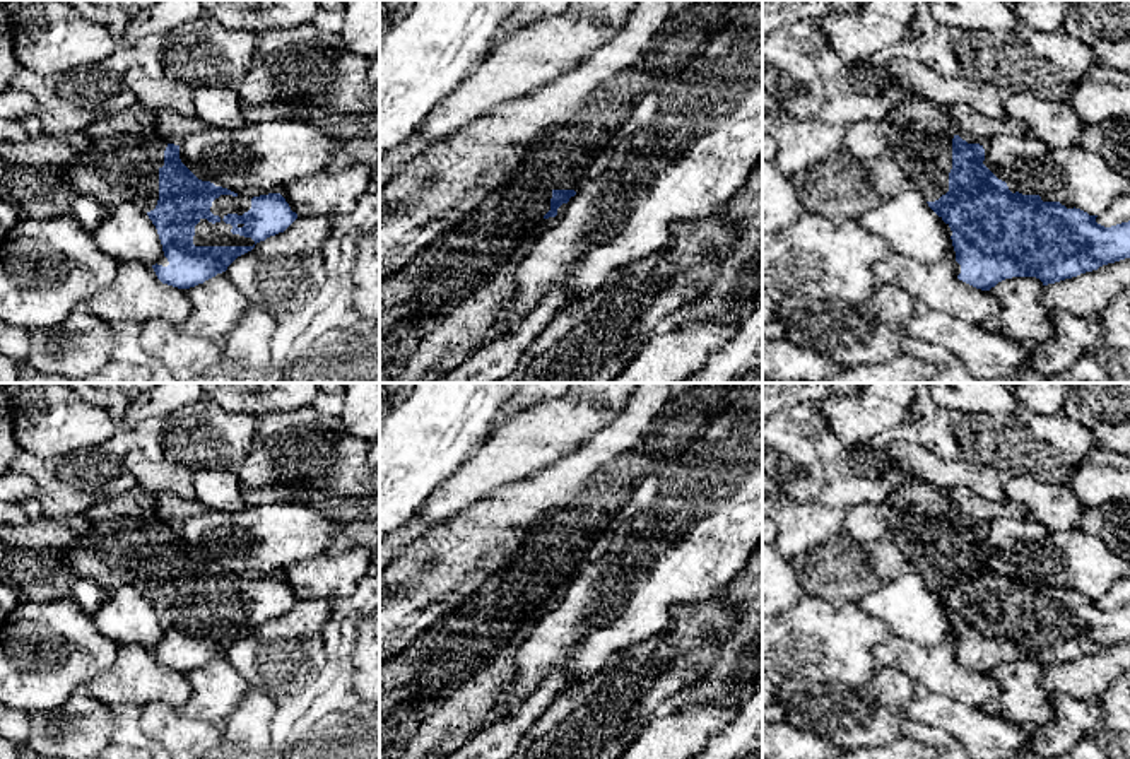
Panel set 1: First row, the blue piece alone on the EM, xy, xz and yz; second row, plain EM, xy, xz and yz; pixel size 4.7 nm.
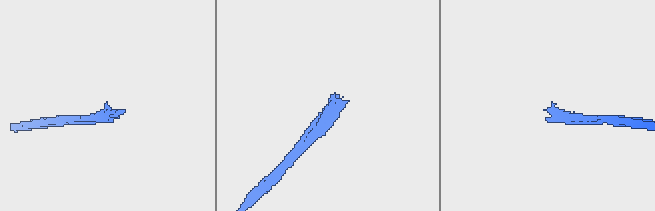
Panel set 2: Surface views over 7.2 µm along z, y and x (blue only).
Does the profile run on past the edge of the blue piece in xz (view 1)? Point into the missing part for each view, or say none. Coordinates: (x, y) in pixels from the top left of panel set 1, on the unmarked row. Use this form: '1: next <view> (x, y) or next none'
1: next none

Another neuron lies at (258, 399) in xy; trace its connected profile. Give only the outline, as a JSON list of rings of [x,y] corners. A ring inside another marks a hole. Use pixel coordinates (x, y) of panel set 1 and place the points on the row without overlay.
[[[200,383],[203,395],[229,412],[262,417],[313,405],[323,393],[318,383]]]

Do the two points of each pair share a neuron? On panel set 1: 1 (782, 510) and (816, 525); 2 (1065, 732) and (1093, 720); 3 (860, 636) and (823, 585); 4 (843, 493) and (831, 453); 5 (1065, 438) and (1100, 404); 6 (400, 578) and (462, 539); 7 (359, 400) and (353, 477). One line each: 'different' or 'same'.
1: same
2: same
3: different
4: same
5: different
6: same
7: different

